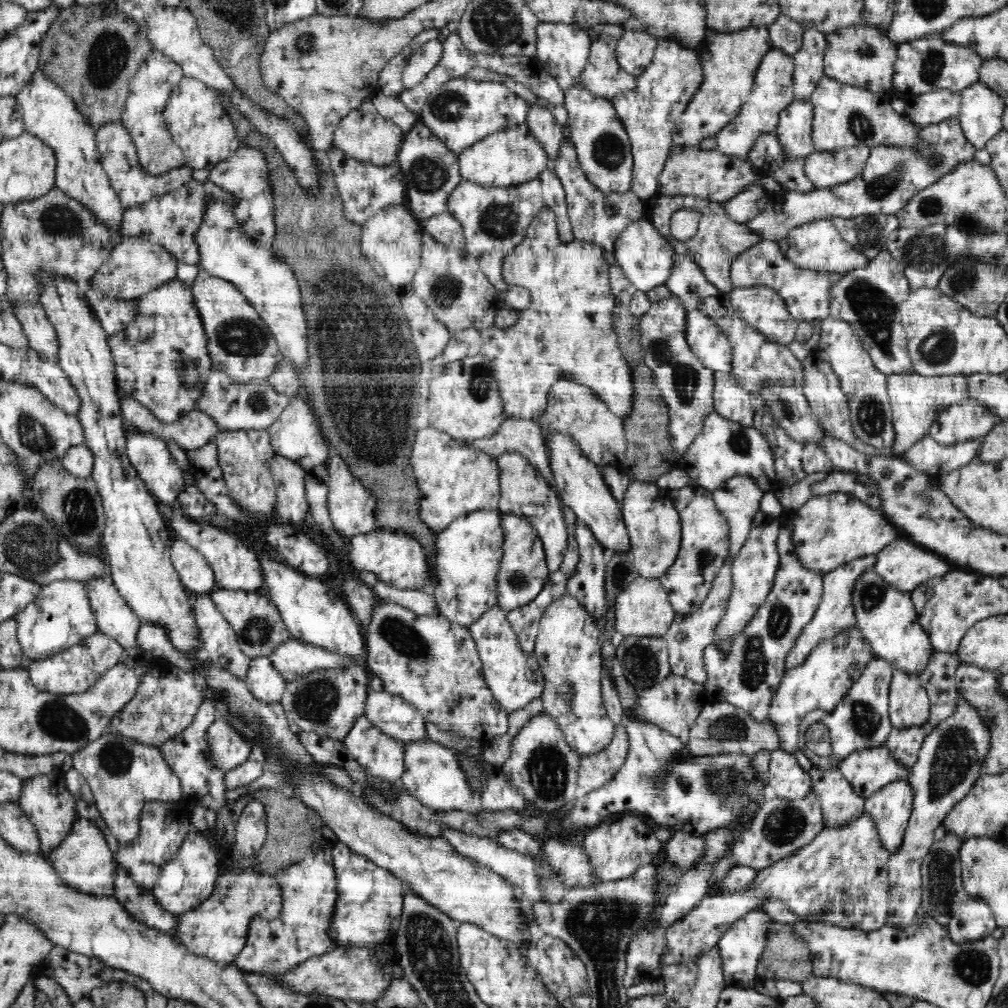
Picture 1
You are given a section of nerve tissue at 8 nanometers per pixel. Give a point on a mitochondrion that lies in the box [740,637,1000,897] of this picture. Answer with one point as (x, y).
(954, 757)

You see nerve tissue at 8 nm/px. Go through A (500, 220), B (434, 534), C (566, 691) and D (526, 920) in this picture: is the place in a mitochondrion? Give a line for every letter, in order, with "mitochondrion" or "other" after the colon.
A: mitochondrion
B: other
C: mitochondrion
D: other

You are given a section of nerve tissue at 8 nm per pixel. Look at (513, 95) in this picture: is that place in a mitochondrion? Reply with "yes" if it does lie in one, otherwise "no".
no

